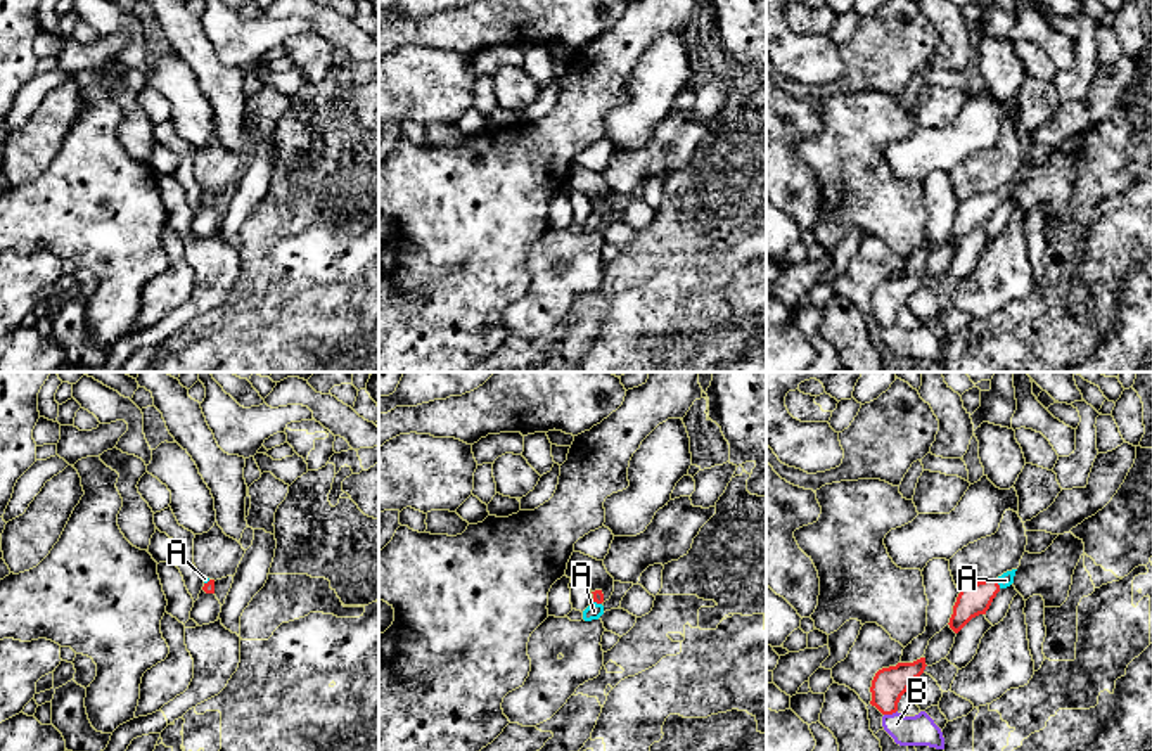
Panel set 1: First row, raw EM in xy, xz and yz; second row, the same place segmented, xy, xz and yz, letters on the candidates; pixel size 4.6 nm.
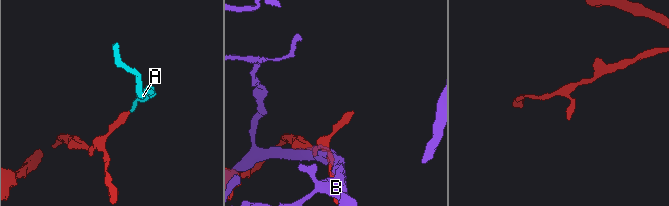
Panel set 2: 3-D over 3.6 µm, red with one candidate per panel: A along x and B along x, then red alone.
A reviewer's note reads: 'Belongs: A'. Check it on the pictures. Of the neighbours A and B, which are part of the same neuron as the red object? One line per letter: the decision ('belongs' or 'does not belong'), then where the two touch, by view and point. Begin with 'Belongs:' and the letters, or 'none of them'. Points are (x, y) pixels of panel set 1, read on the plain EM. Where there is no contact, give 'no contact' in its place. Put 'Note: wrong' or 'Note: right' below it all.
Belongs: A
A: belongs; contact yz (997, 196)
B: does not belong; contact yz (889, 326)
Note: right

